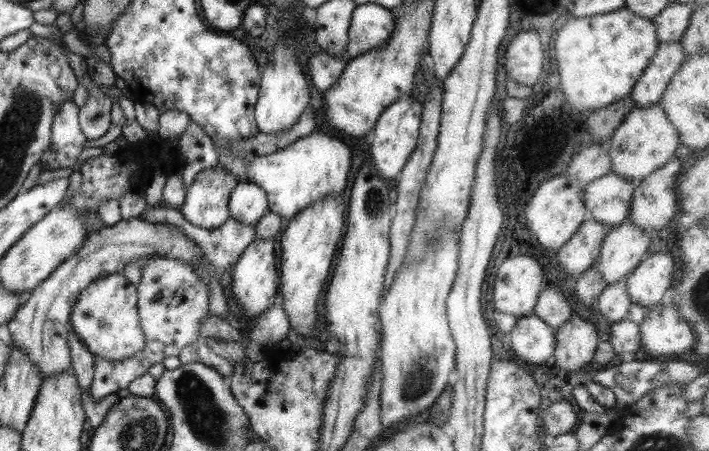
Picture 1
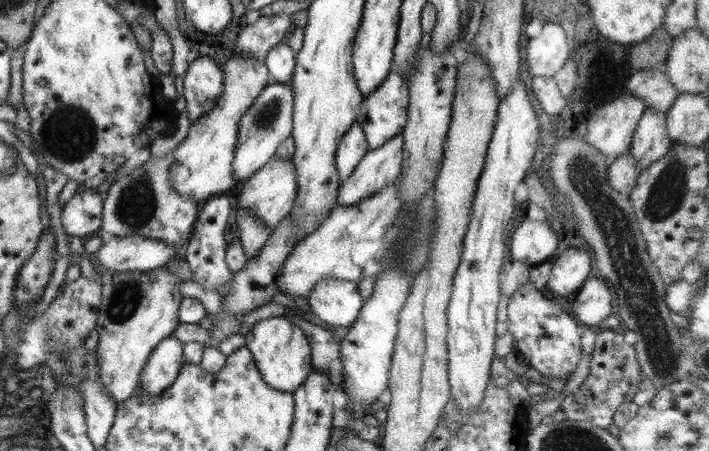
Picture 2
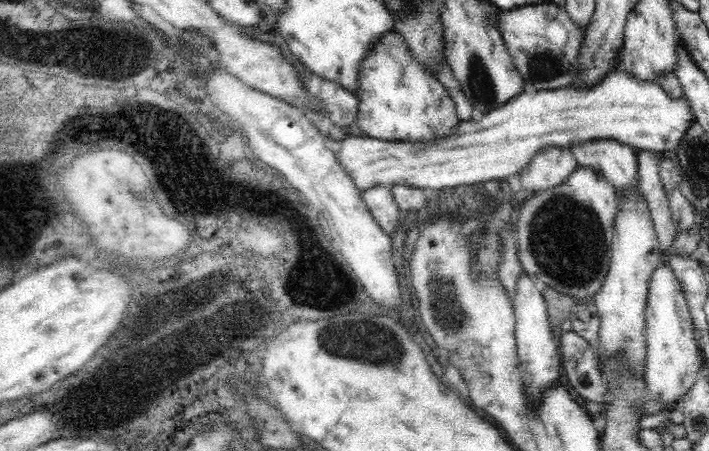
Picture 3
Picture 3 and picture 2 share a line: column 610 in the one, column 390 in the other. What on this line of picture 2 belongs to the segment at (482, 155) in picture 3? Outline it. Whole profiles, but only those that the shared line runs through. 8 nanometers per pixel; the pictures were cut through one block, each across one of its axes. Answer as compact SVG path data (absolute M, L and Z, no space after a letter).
M394 69L387 73L387 76L381 81L381 84L373 89L373 92L364 96L360 102L359 115L354 119L354 122L364 132L369 150L379 148L390 138L402 133L402 128L407 124L408 98L408 84Z

